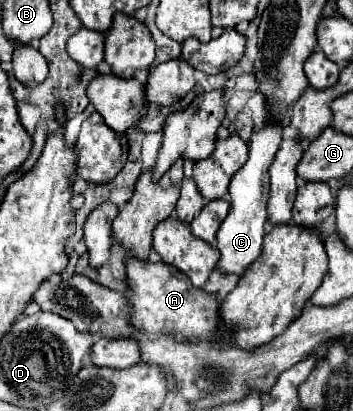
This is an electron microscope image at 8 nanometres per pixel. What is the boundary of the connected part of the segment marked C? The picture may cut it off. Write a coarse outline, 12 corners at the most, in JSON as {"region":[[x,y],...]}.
{"region":[[282,128],[256,130],[230,180],[218,272],[242,276],[262,254],[268,168]]}

